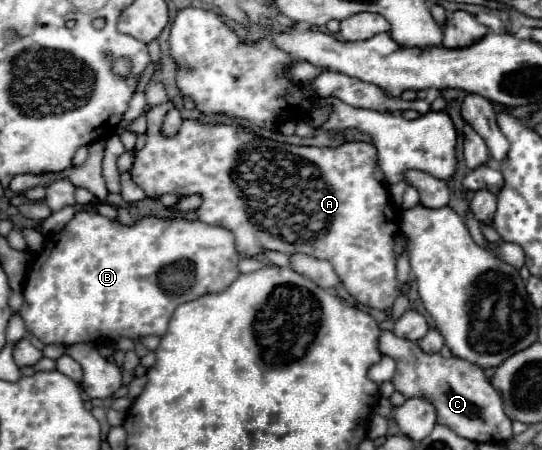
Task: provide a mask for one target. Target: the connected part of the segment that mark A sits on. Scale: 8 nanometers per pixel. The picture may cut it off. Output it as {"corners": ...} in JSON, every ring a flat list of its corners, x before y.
{"corners":[[169,102,149,108,149,112,147,112,147,142,137,152,137,156,133,160,133,166,131,166,131,176,133,176,133,180,137,180,137,186,141,186,145,196,161,198,163,194,181,194,181,196,201,194,203,196,203,204,197,210,197,218,207,222,207,224,223,224,223,228,229,228,235,234,235,238,237,238,237,248,239,248,241,254,255,256,255,254,261,254,261,250,269,248,269,250,277,250,277,252,283,252,283,254,303,252,303,254,327,260,327,262,331,262,331,266,333,266,335,274,339,276,339,280,343,282,345,290,357,302,361,302,365,306,371,306,371,308,377,308,377,310,387,310,387,308,393,306,393,302,395,302,395,298,399,294,397,292,399,282,397,282,397,272,395,272,395,258,397,256,393,252,393,242,395,242,395,236,399,232,399,220,397,220,397,208,393,208,393,200,391,200,389,188,383,186,373,176,375,166,377,166,377,148,373,144,369,144,369,142,347,142,347,144,341,144,337,148,287,146,287,144,281,144,281,142,275,142,275,140,257,138,257,136,253,136,251,132,247,132,247,130,243,130,239,126,231,126,231,124,213,126,213,124,201,124,201,122,195,122,195,120,183,120,183,126,181,126,179,134,173,136,173,138,167,138,167,136,161,134,161,122,163,122,165,114,171,108,173,108,173,104,169,104]]}

